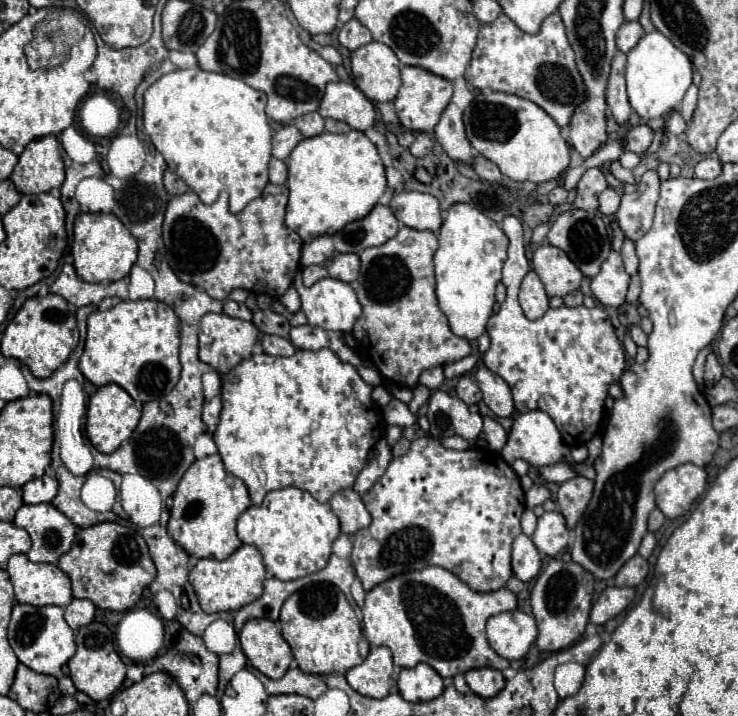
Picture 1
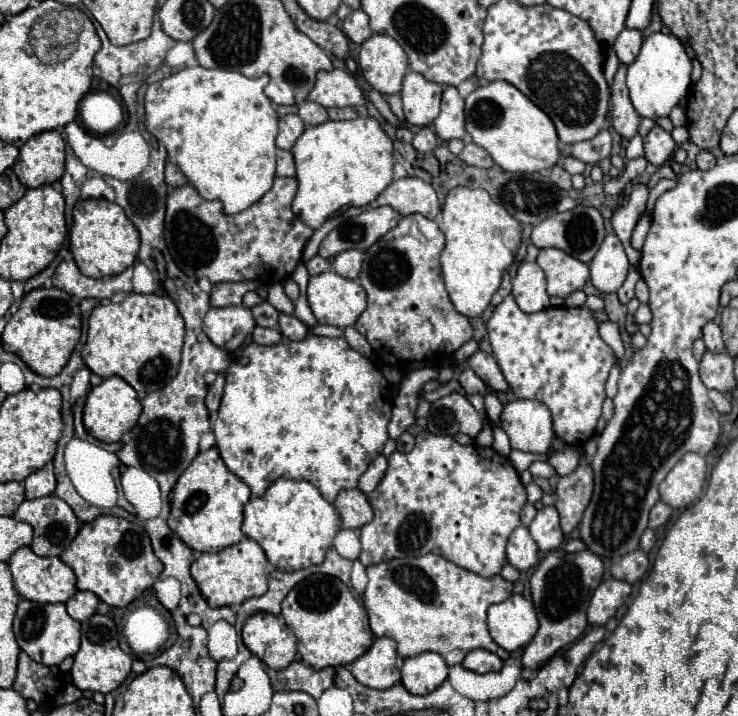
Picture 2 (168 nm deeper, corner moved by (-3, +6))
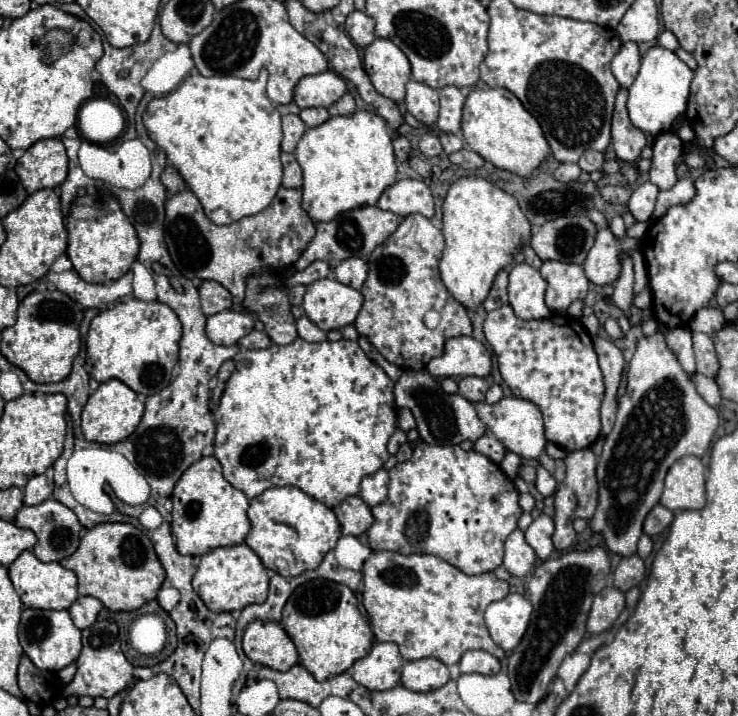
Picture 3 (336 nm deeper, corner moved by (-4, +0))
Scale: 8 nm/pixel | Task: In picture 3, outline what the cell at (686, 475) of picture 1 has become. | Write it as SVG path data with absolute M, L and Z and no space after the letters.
M687 455L671 465L665 477L661 505L673 513L705 507L705 467L699 457Z

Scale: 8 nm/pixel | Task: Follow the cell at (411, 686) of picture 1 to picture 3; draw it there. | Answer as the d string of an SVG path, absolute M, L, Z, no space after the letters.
M427 657L419 661L407 661L401 671L401 683L411 691L433 691L449 681L449 669L443 661Z

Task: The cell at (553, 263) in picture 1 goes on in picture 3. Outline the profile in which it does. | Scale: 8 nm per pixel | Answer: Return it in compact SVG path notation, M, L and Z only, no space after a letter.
M545 261L539 271L547 281L545 303L551 313L565 313L575 299L585 299L589 291L589 279L585 277L581 265Z

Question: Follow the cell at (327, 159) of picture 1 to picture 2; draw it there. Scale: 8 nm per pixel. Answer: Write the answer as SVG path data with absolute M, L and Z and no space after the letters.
M372 117L352 121L326 121L306 127L292 147L298 191L292 203L294 215L312 229L326 219L342 215L350 207L366 207L392 181L392 141Z

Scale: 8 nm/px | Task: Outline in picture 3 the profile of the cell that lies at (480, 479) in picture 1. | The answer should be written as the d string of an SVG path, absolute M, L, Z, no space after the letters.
M415 443L413 457L397 463L389 471L389 497L381 505L375 505L373 525L369 529L369 547L373 551L397 551L403 555L429 553L437 555L467 575L481 575L495 571L503 561L503 543L517 529L517 519L523 513L519 507L519 493L515 485L505 477L499 465L491 463L477 451L463 451L459 445L427 445Z

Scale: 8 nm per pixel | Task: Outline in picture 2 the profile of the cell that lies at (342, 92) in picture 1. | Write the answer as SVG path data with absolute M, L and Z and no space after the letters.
M344 69L320 71L308 99L324 107L366 107L362 87L356 83L354 75Z

